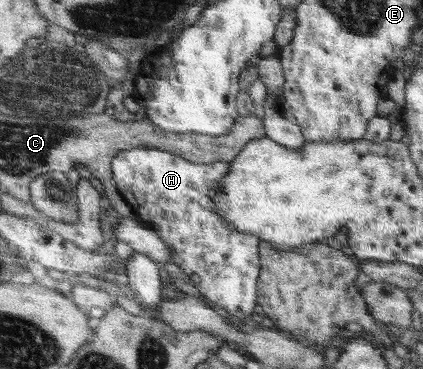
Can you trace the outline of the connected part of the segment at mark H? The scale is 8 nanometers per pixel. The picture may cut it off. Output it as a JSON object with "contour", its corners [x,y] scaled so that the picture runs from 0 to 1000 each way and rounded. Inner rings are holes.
{"contour":[[[324,398],[286,409],[262,436],[265,485],[274,512],[284,520],[296,547],[317,569],[322,591],[333,596],[343,618],[369,629],[369,637],[411,683],[402,694],[404,715],[423,721],[466,778],[473,797],[499,813],[518,832],[532,835],[551,856],[589,864],[589,851],[603,835],[603,770],[612,737],[612,645],[598,634],[579,634],[534,604],[511,566],[506,531],[518,520],[518,488],[525,488],[546,444],[537,436],[508,436],[506,442],[475,444],[442,434],[421,415],[395,412],[392,404],[366,398]]]}

